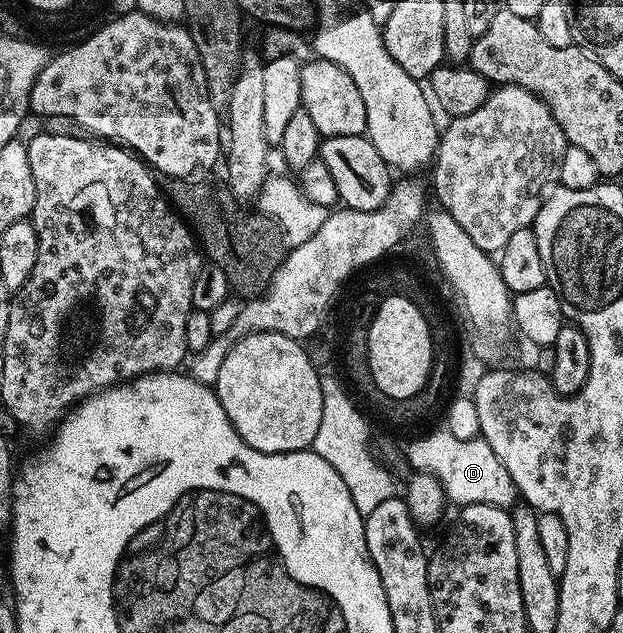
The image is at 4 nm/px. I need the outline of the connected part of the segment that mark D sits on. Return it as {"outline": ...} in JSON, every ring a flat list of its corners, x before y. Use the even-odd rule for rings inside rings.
{"outline":[[439,429,424,439,415,439,405,447,405,459,415,466,414,470,435,476,452,504,484,503,498,507,514,508,517,492,509,477,509,469,501,465,497,453,483,438,461,441,446,429]]}

